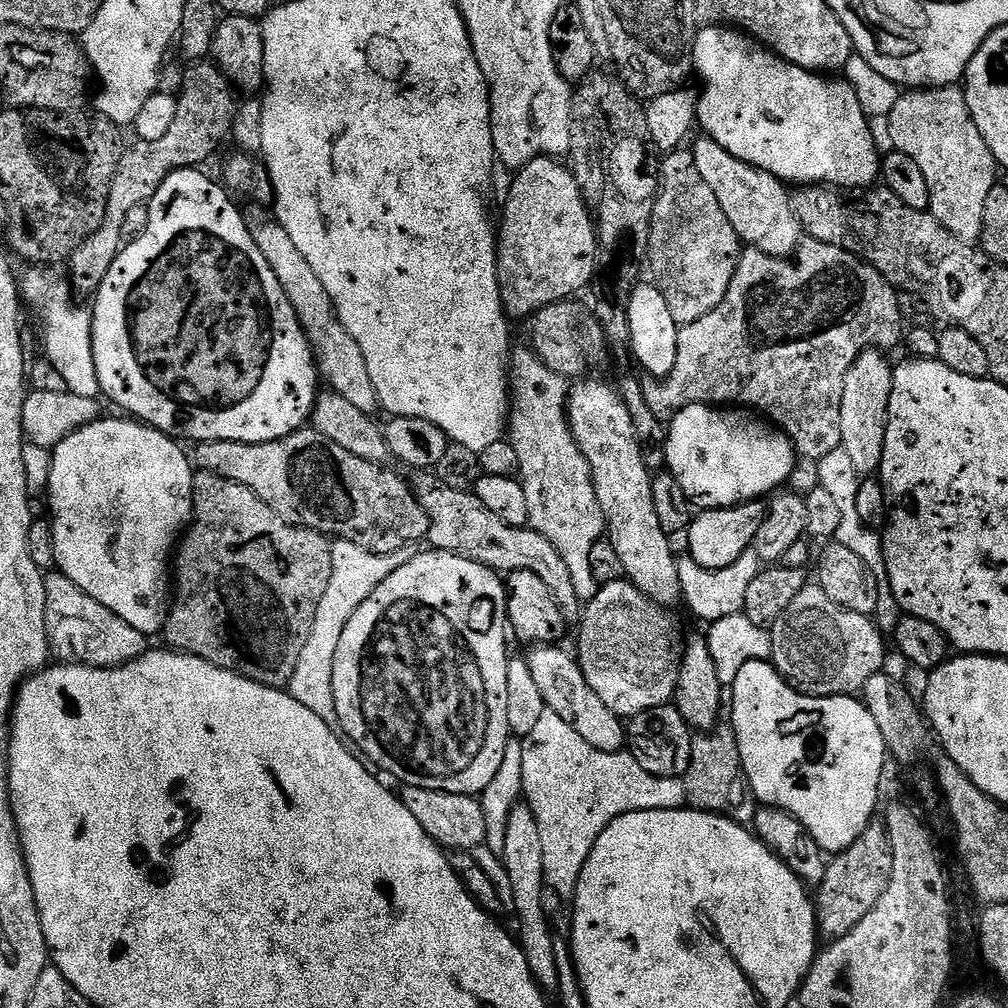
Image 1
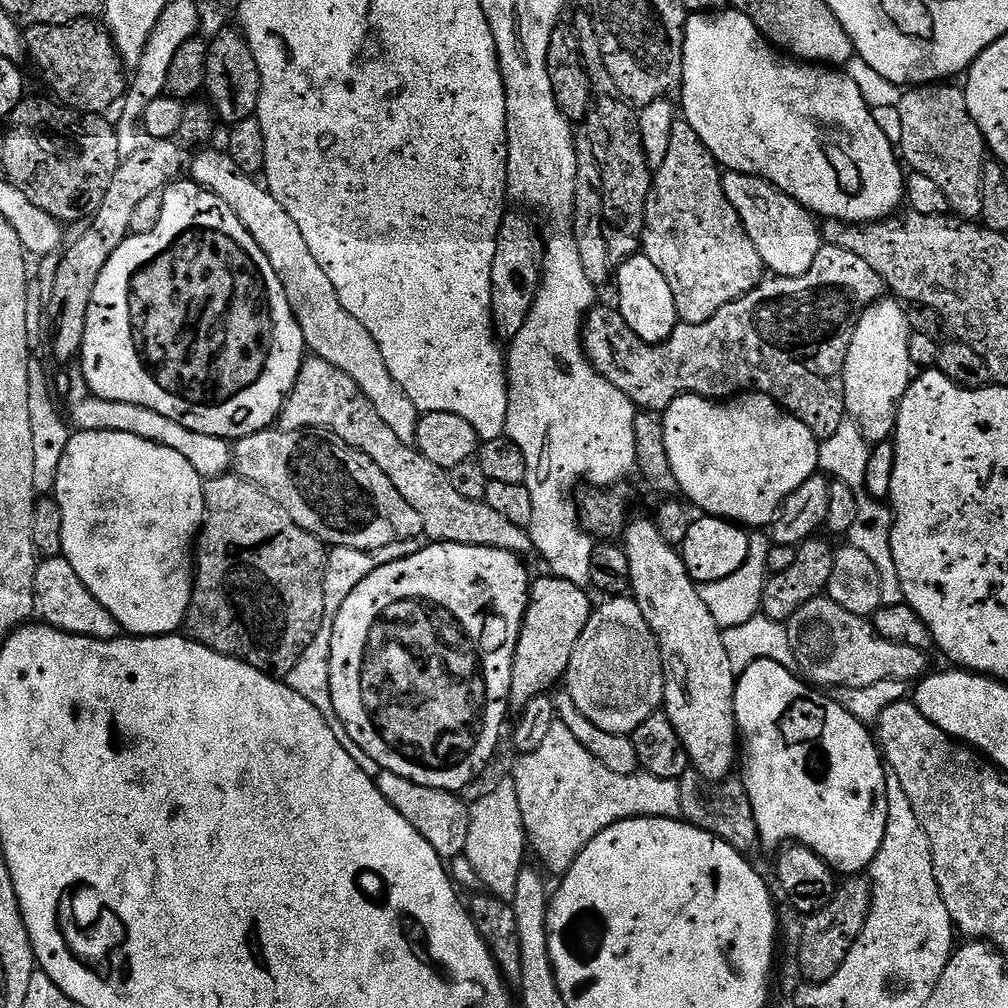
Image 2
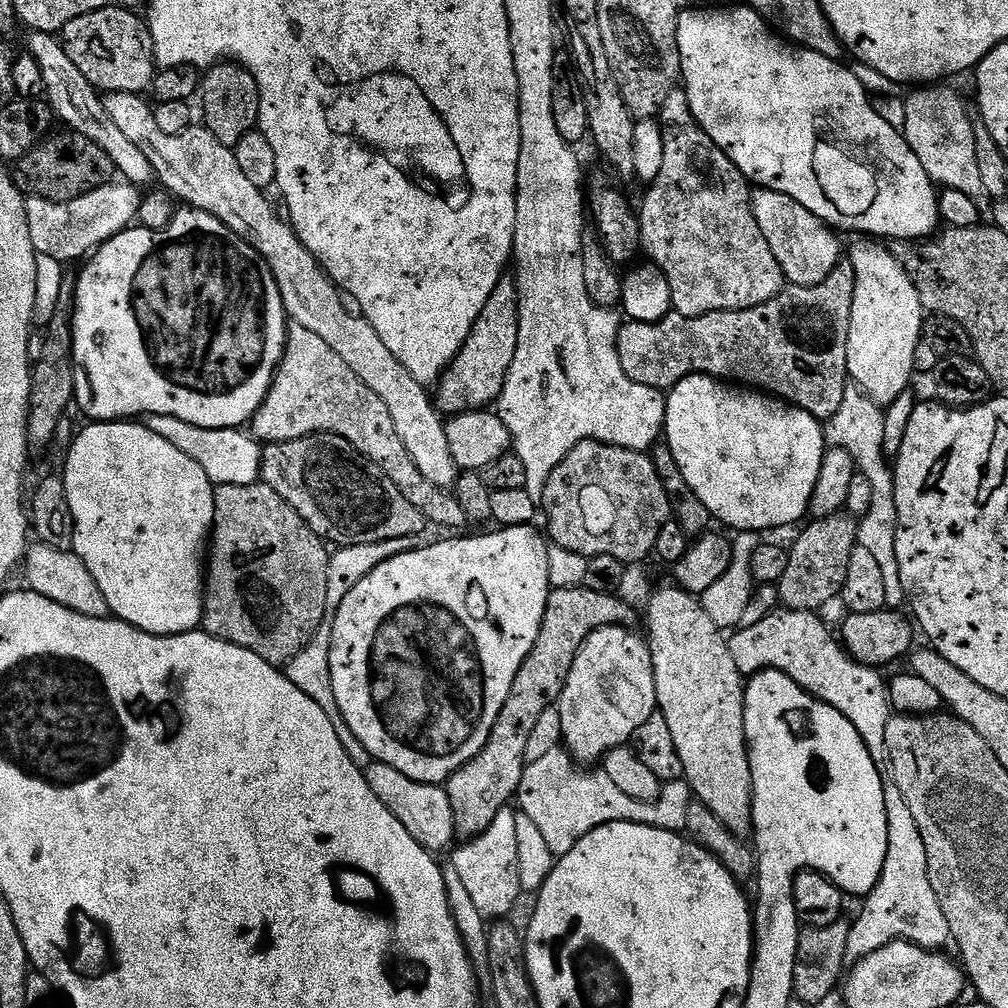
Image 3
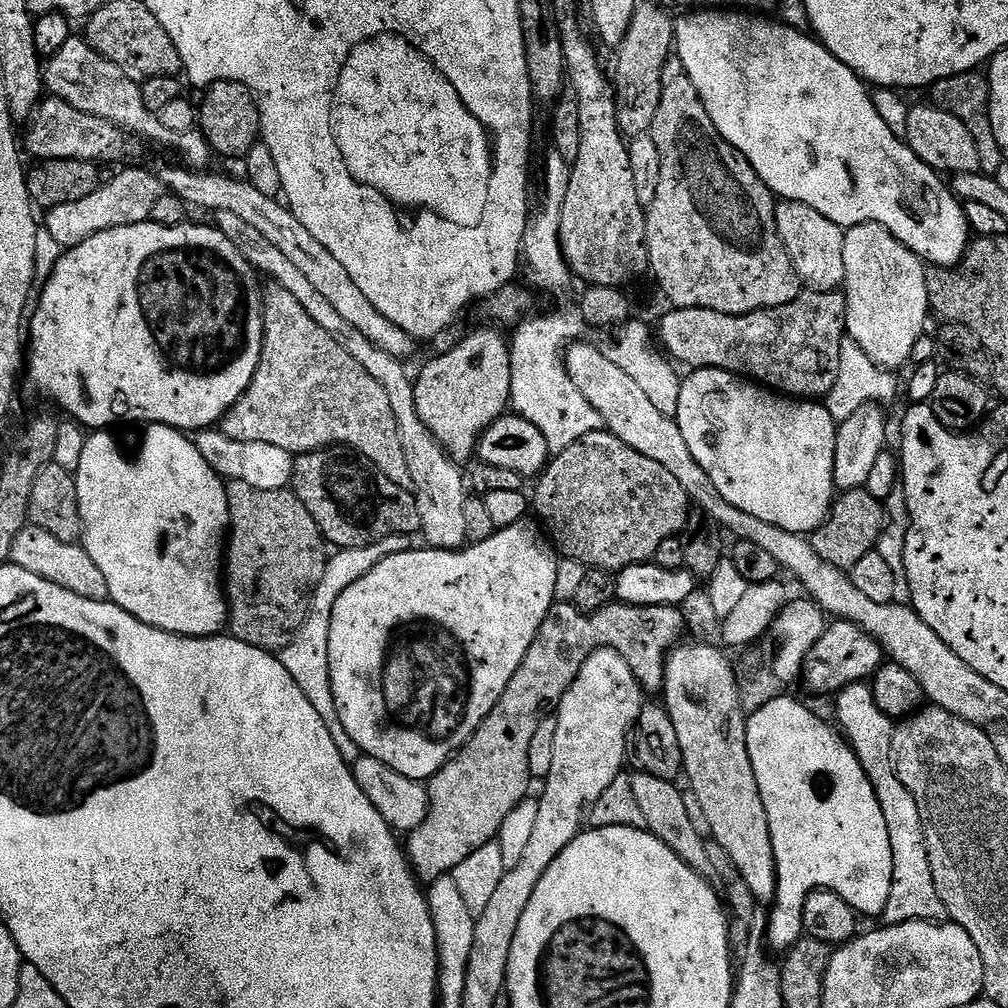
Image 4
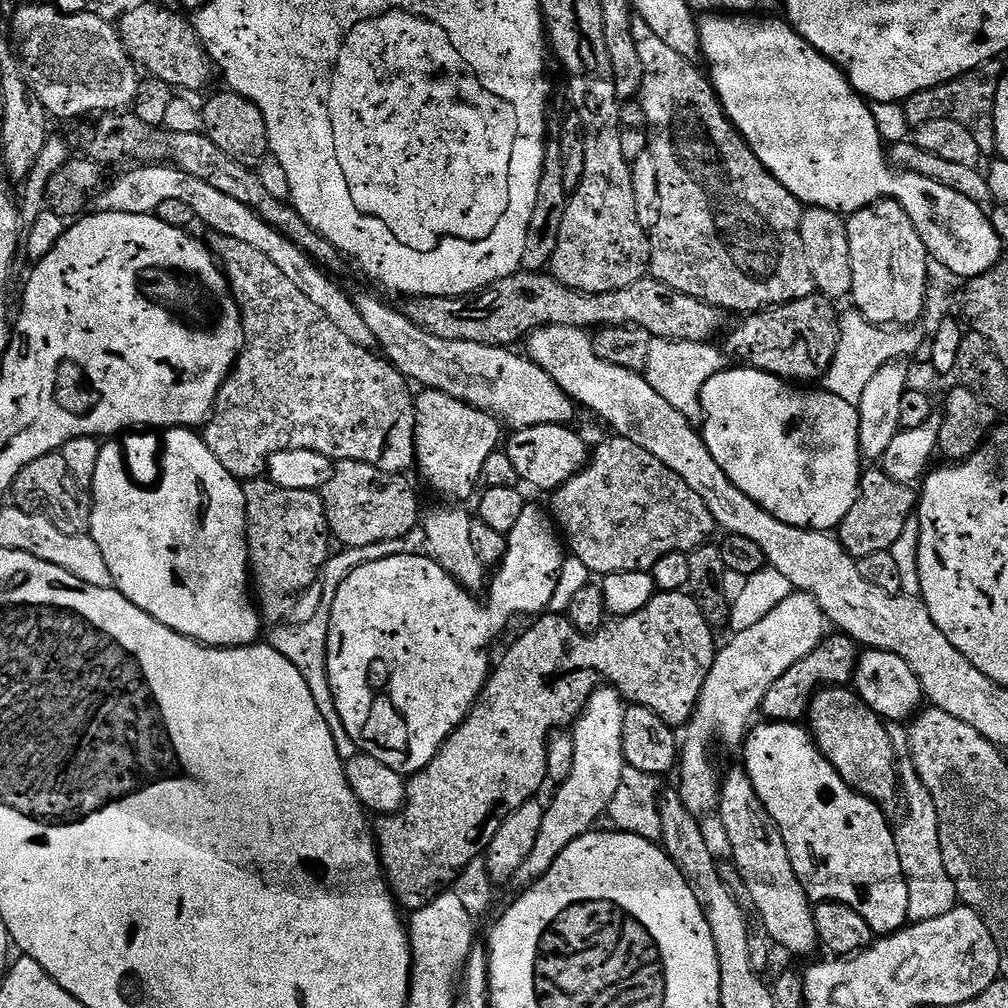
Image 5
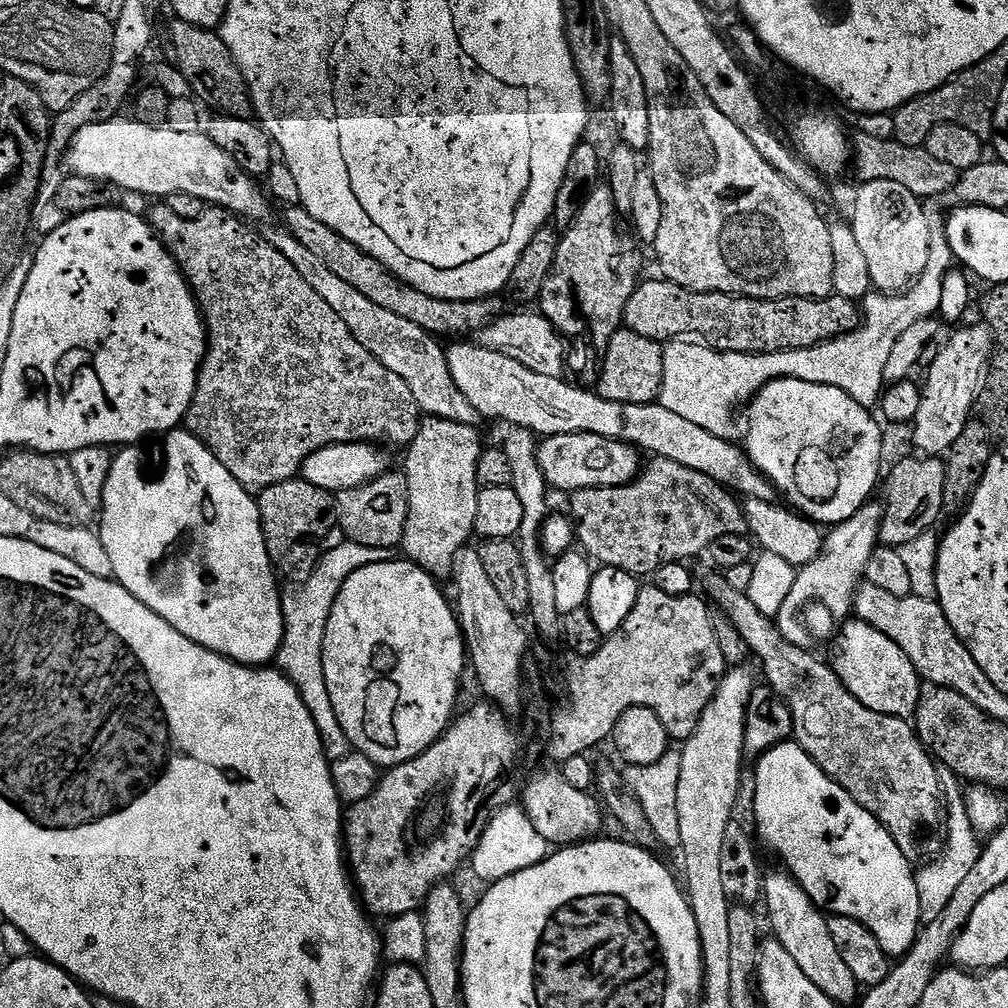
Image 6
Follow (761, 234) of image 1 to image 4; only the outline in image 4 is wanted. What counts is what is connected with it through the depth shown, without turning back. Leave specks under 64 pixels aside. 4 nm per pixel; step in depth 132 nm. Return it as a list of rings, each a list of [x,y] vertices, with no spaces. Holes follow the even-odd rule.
[[[780,200],[776,206],[778,234],[794,262],[801,285],[813,292],[835,292],[843,289],[846,262],[842,255],[845,229],[838,227],[826,214],[793,200]]]

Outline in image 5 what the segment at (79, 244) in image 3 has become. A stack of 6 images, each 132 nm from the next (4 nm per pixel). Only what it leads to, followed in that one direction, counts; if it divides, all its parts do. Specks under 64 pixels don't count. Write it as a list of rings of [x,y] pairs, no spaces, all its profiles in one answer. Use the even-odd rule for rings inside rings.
[[[167,163],[150,164],[147,166],[132,166],[125,176],[120,176],[111,181],[105,187],[104,193],[96,199],[94,208],[97,212],[125,212],[126,214],[142,214],[143,216],[155,213],[158,202],[167,202],[169,199],[186,202],[190,210],[194,210],[197,221],[208,228],[213,228],[213,233],[225,236],[226,238],[238,238],[238,242],[246,242],[249,246],[255,246],[259,252],[266,254],[350,342],[357,344],[359,348],[371,349],[374,341],[370,330],[362,322],[362,318],[355,310],[353,301],[344,297],[344,292],[322,268],[318,267],[311,256],[307,256],[297,244],[288,240],[284,235],[259,216],[250,206],[242,206],[235,198],[222,194],[222,190],[214,190],[207,182],[186,174],[180,168],[173,168]]]

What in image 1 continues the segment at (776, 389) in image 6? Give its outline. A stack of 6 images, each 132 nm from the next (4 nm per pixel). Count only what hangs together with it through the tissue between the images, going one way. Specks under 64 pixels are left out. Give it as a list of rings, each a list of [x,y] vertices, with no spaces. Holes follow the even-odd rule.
[[[710,404],[686,406],[677,412],[667,425],[666,439],[662,447],[667,471],[672,472],[674,478],[678,478],[682,490],[686,490],[688,499],[700,510],[733,508],[735,504],[760,500],[764,495],[767,497],[785,487],[783,484],[791,478],[792,471],[796,468],[796,460],[798,461],[798,453],[792,447],[792,439],[787,434],[773,426],[767,419],[736,406],[720,407]]]

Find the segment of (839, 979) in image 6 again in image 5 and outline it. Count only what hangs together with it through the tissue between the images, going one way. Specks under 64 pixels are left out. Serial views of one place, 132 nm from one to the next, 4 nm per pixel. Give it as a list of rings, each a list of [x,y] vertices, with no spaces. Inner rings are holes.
[[[737,766],[728,777],[723,777],[718,815],[730,838],[731,862],[736,864],[754,898],[755,915],[765,924],[771,943],[776,946],[781,944],[796,956],[810,955],[820,944],[818,930],[814,926],[813,905],[804,892],[802,882],[798,882],[798,874],[794,874],[786,842],[774,818],[770,818],[762,798],[758,798],[758,790],[754,790],[754,782],[750,782],[743,767]]]

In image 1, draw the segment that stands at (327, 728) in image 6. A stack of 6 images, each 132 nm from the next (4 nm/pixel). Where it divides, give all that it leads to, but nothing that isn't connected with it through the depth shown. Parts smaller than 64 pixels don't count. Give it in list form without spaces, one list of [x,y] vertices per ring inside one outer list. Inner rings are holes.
[[[336,540],[332,544],[332,573],[330,586],[326,586],[326,594],[318,602],[318,614],[314,614],[314,622],[310,626],[310,638],[306,638],[306,646],[302,646],[302,654],[298,658],[298,666],[286,685],[286,691],[306,710],[318,714],[322,722],[331,728],[340,728],[338,710],[334,702],[334,654],[338,654],[338,641],[342,638],[342,630],[346,630],[346,622],[362,604],[378,588],[378,586],[398,570],[398,566],[406,566],[410,558],[414,558],[418,548],[416,544],[402,546],[390,554],[374,554],[370,550],[362,550],[362,546],[354,546],[354,542]]]

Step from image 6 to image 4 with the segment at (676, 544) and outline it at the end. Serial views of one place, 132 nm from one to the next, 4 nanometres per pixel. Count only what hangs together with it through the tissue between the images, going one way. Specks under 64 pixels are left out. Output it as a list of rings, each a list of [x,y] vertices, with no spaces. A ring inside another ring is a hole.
[[[604,428],[584,435],[578,442],[572,443],[566,450],[557,453],[549,461],[536,483],[538,483],[536,490],[534,494],[532,493],[532,508],[544,522],[545,525],[543,524],[543,527],[556,550],[565,559],[578,561],[586,568],[602,569],[613,574],[625,569],[628,565],[649,563],[652,559],[655,559],[658,547],[662,546],[662,542],[666,541],[667,538],[677,537],[683,532],[689,514],[692,511],[692,503],[686,494],[685,488],[670,470],[667,470],[660,462],[655,462],[654,459],[646,458],[644,454],[639,454],[632,446],[628,446],[626,442],[622,442],[620,438]]]

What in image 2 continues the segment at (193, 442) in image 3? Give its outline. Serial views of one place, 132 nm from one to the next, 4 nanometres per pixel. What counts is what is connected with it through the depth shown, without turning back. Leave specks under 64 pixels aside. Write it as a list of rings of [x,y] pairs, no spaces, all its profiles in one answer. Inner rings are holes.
[[[89,395],[82,402],[72,404],[70,424],[76,432],[113,432],[114,434],[134,434],[134,438],[146,438],[150,442],[158,442],[162,446],[170,446],[170,450],[178,450],[194,470],[205,478],[223,476],[233,467],[233,445],[222,438],[214,438],[210,434],[198,434],[194,430],[186,430],[186,426],[178,426],[170,418],[149,410],[147,406],[134,406],[134,402],[110,402],[106,398]]]

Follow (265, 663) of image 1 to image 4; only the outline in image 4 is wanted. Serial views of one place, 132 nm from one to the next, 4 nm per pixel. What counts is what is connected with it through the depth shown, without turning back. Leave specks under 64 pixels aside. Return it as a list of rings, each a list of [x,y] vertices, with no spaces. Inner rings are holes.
[[[229,480],[226,487],[230,535],[226,540],[226,563],[222,572],[226,577],[230,632],[235,639],[250,646],[279,654],[308,616],[312,592],[318,582],[322,582],[322,574],[328,565],[329,553],[324,552],[326,541],[318,522],[314,522],[310,510],[302,506],[295,492],[283,488],[258,490],[254,486],[246,486],[246,482],[241,480]]]

